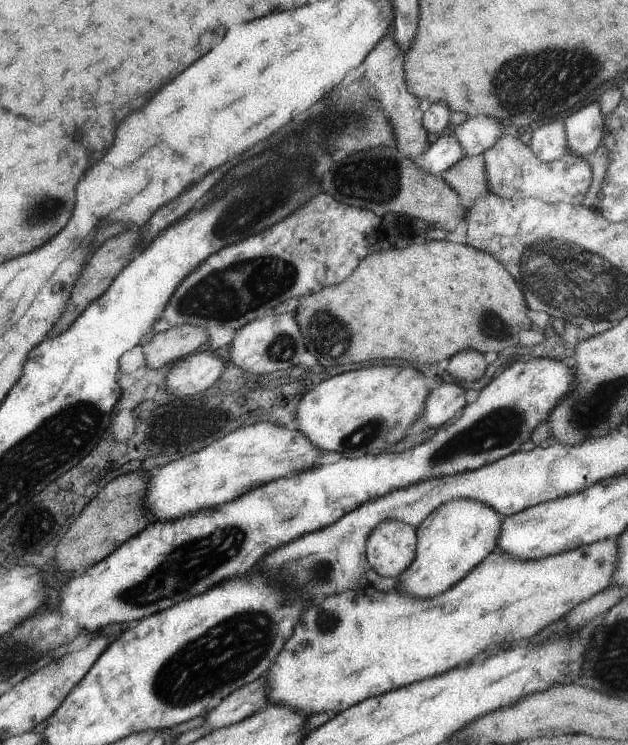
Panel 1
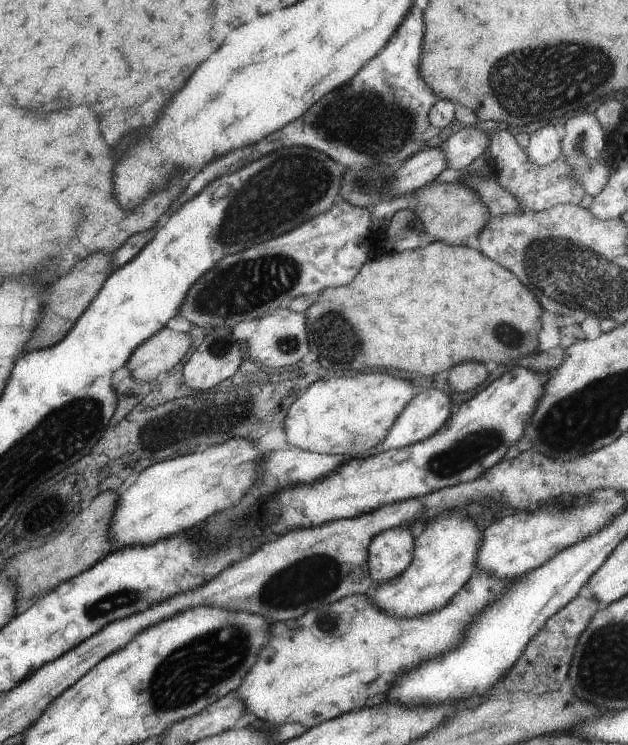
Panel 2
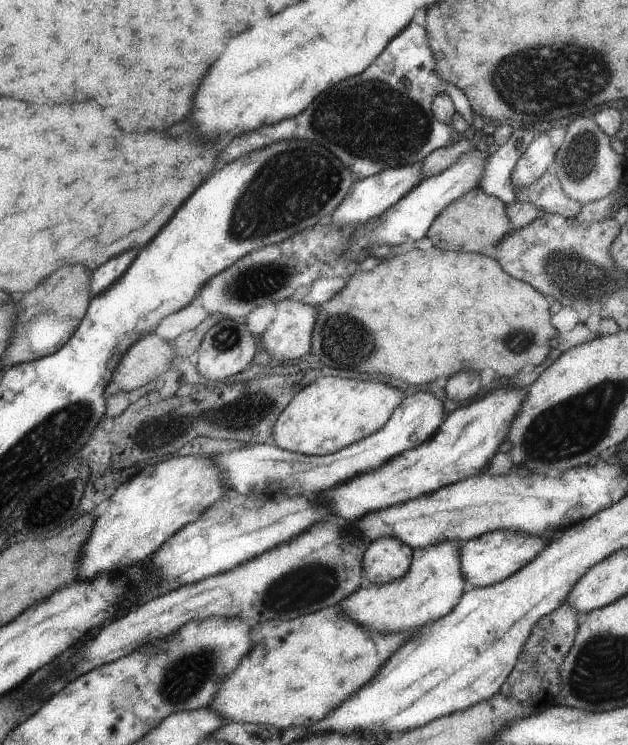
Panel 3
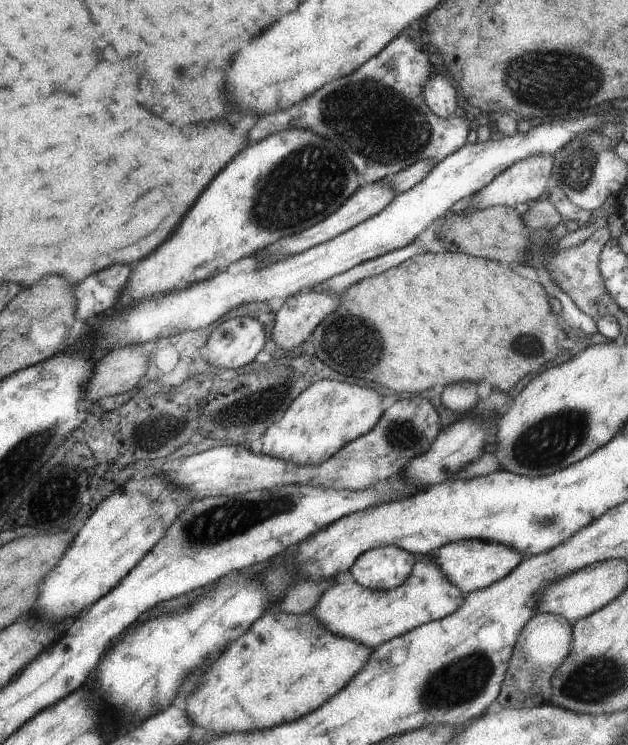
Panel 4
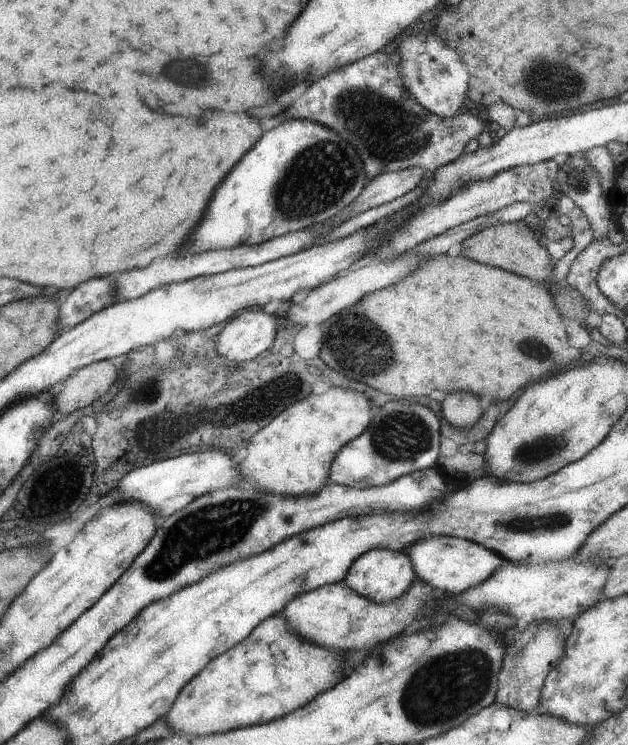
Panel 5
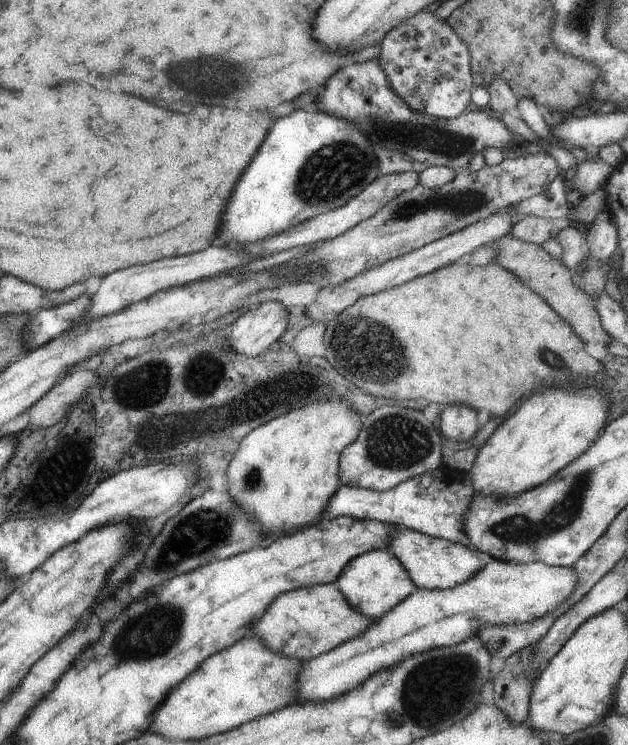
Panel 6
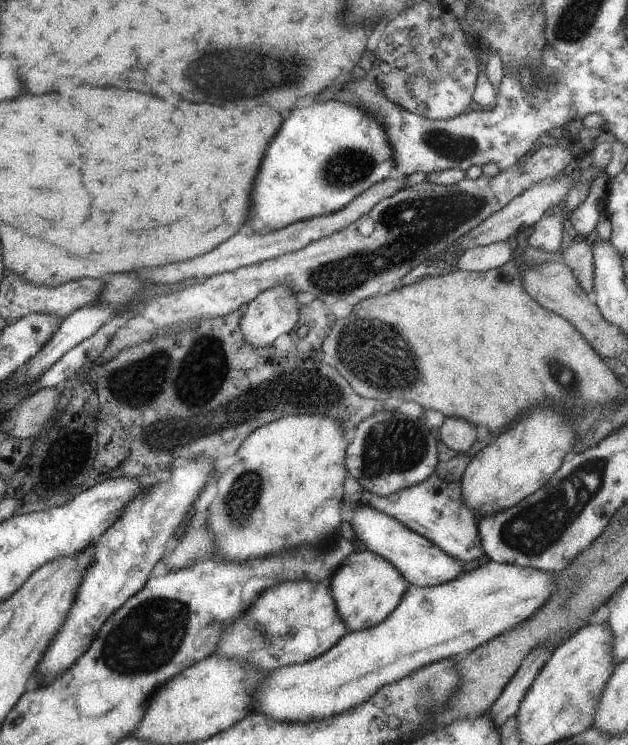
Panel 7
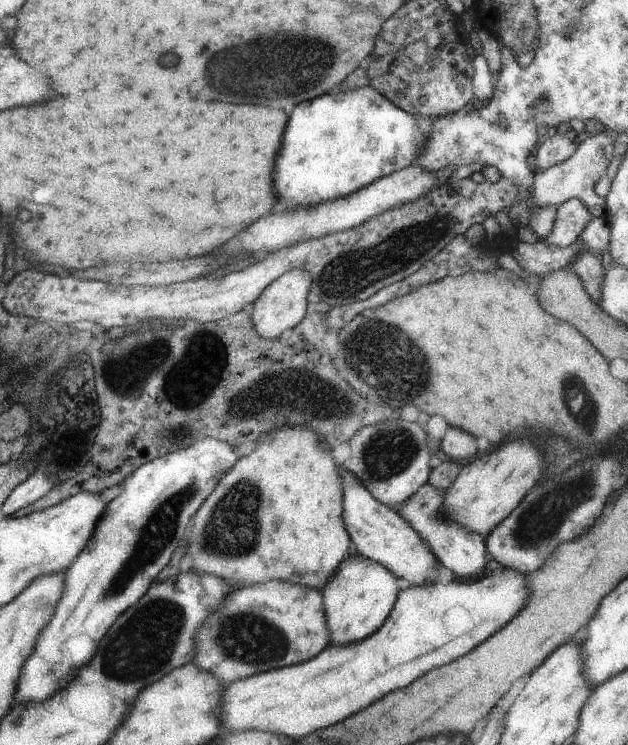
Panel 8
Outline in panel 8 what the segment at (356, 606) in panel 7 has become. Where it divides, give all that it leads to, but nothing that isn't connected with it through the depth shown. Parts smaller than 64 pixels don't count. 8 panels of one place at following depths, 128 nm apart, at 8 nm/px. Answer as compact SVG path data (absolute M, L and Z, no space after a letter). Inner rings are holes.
M357 553L345 556L345 560L333 570L329 581L319 591L325 626L329 632L327 646L345 646L357 640L365 640L365 636L381 627L402 587L406 587L406 583L399 581L377 562L367 560Z

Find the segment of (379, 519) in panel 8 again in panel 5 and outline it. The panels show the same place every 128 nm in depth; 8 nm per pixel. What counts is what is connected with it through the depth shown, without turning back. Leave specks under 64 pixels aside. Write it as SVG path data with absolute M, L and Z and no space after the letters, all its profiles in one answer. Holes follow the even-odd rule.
M447 536L419 538L413 544L409 544L404 553L413 566L415 579L421 580L423 584L429 584L433 590L450 594L456 594L471 586L477 586L479 582L489 578L489 574L501 564L502 560L495 552L491 552L479 544Z

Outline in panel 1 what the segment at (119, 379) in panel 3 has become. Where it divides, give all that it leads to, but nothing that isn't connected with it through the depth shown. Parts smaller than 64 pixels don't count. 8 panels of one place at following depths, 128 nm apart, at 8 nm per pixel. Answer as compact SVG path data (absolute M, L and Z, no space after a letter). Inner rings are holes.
M175 325L158 332L142 345L145 368L159 369L166 362L173 363L202 348L208 338L209 331L205 327L195 325Z

